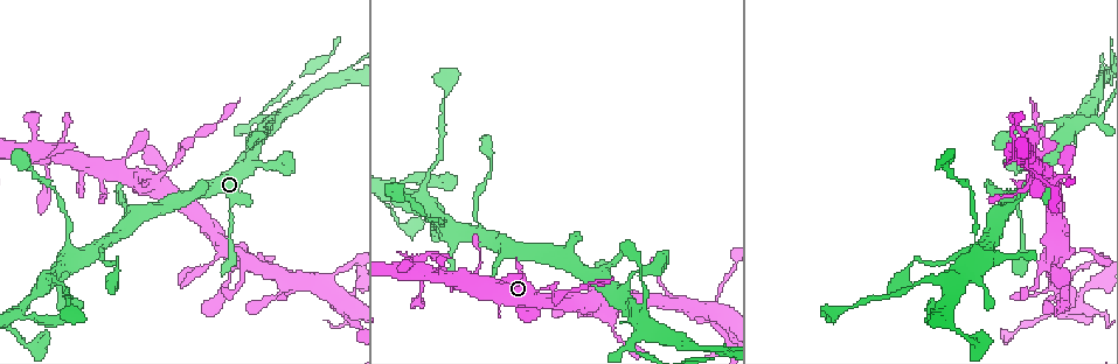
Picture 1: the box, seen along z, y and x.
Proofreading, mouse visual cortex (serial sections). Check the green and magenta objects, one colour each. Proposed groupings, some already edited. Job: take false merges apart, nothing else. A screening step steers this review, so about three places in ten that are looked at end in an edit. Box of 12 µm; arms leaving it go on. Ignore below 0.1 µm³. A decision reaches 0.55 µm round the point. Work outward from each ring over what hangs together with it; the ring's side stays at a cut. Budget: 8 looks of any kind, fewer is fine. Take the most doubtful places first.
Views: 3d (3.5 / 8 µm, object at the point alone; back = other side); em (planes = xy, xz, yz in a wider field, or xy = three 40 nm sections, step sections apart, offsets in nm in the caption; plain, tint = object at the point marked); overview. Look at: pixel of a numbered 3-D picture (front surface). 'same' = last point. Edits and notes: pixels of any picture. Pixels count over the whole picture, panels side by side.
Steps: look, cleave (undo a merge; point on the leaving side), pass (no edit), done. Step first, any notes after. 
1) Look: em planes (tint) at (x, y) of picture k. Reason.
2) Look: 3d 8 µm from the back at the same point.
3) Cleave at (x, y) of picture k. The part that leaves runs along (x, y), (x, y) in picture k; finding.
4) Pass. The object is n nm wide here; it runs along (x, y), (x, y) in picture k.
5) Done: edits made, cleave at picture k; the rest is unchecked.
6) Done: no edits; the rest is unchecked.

Look: 3d 3.5 µm at (448, 222) of picture 1. Side arm on a straight run.

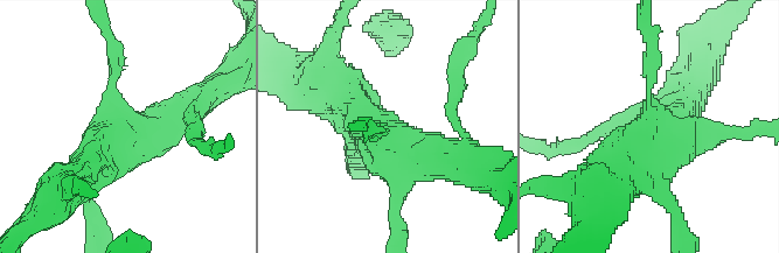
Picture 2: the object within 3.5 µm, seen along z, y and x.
Look: em planes (tint) at (651, 113) of picture 2.

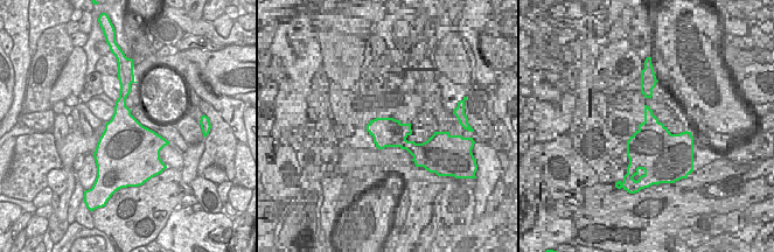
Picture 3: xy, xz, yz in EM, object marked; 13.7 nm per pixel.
Pass. The object is 750 nm wide here; it runs along (188, 106), (106, 135), (77, 175) in picture 2; continuous, no second cell.

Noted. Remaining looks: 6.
Look: 3d 3.5 µm at (175, 166) of picture 1.

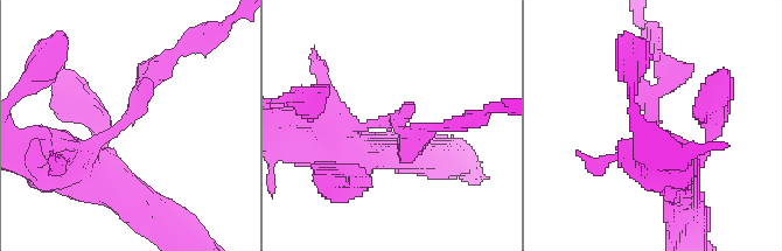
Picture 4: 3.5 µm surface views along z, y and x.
Look: em planes (tint) at (125, 122) of picture 4. The arms are 300, 500 nm wide; need the tissue.

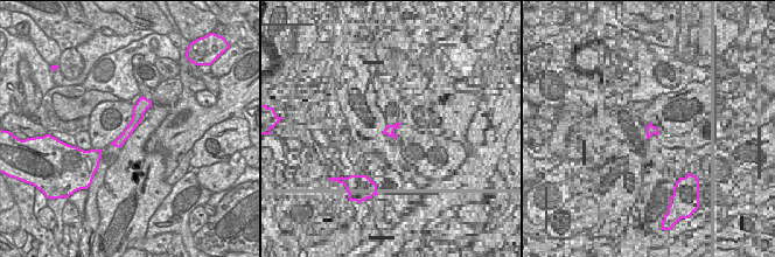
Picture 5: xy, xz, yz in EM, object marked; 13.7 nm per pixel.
Look: em xy step 1 (tint) at the same point.

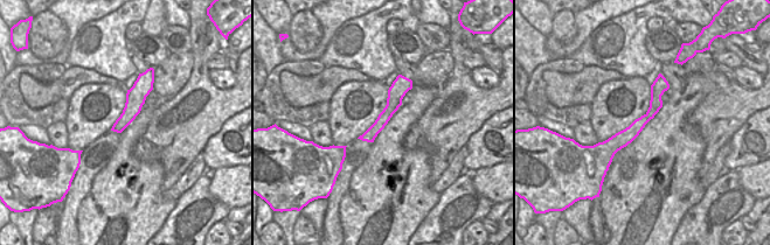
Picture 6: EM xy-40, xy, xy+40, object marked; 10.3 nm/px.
Cleave at (166, 56) of picture 4. The part that leaves runs along (151, 78), (189, 39), (225, 25) in picture 4; two cells meet here.

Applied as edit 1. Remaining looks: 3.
Look: 3d 3.5 µm from the back at (400, 180) of picture 1. Thin neck.

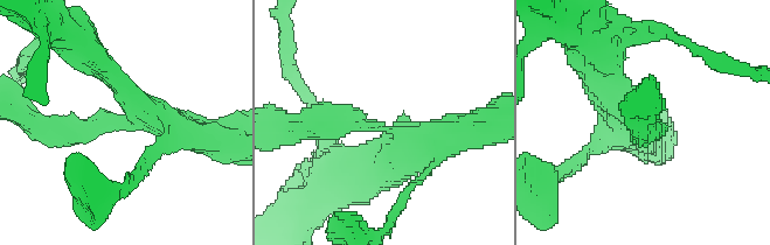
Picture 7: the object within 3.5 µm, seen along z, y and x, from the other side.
Look: em planes (tint) at (120, 125) of picture 7. 3 arms meet here; the arms are 300, 350, 400 nm wide; shape alone is not enough.

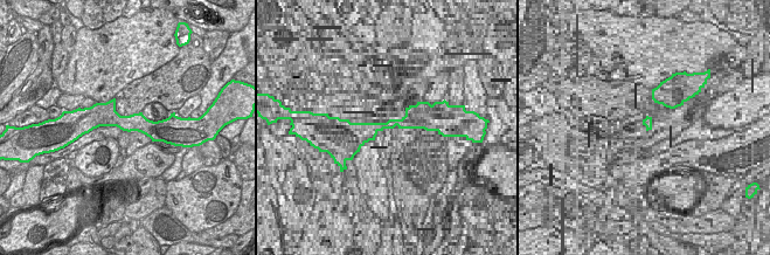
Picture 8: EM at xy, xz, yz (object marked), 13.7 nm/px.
Look: em xy step 3 (tint) at the same point.

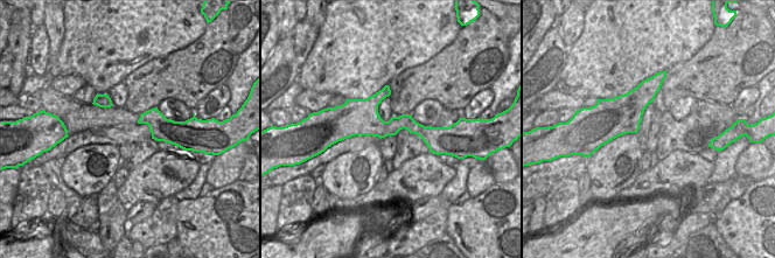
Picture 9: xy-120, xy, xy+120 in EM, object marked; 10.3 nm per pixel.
Pass. It runs along (124, 91), (152, 112), (44, 131) in picture 7; all the same cell.

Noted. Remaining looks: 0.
Done: edits made, cleave at picture 4; the rest is unchecked.

